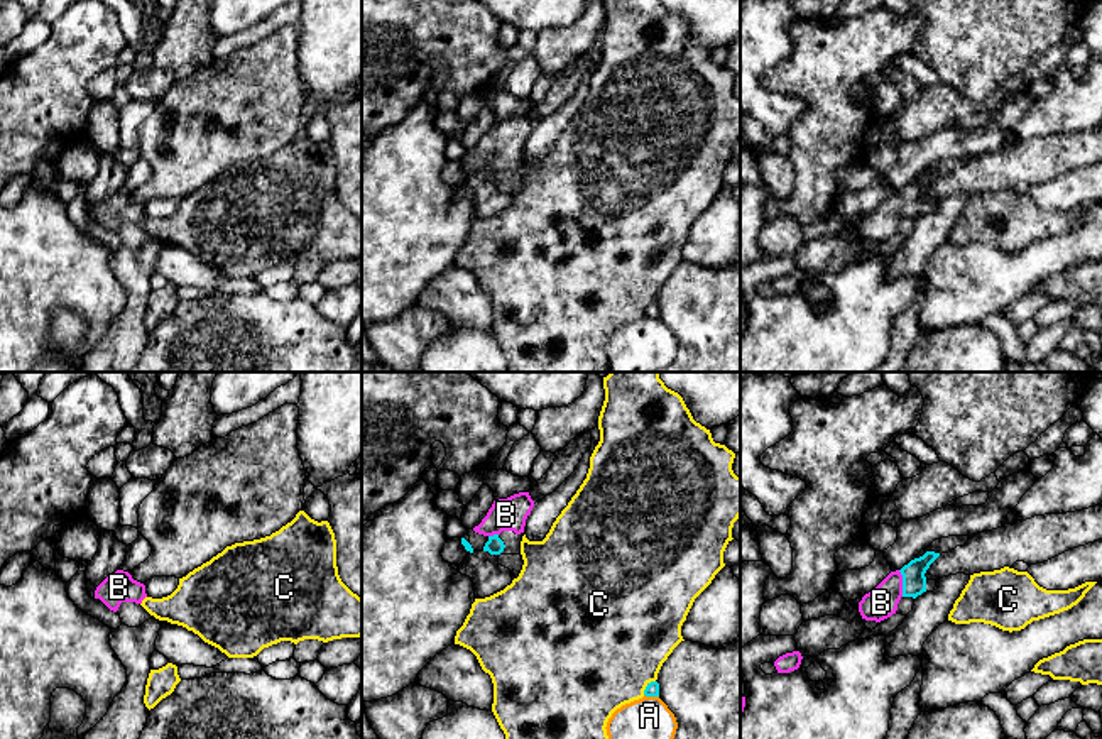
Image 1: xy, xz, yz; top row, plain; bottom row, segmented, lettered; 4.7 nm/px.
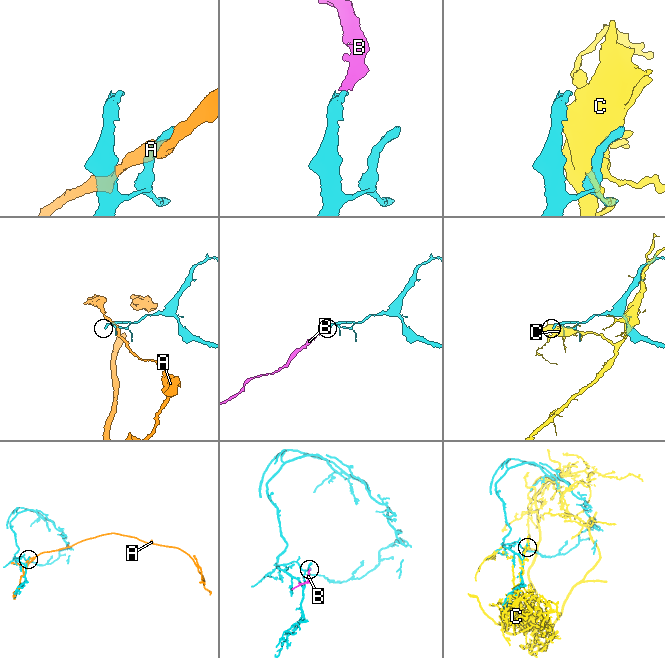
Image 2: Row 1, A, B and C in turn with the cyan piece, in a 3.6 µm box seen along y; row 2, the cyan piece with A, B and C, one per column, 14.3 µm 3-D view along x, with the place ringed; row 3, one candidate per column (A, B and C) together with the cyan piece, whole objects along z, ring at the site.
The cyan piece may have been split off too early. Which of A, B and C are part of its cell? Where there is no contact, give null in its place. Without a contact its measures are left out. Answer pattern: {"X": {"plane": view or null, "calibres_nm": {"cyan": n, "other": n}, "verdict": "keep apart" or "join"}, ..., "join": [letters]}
{"A": {"plane": "xz", "calibres_nm": {"cyan": 60, "other": 200}, "verdict": "keep apart"}, "B": {"plane": "yz", "calibres_nm": {"cyan": 110, "other": 160}, "verdict": "join"}, "C": {"plane": "xz", "calibres_nm": {"cyan": 60, "other": 500}, "verdict": "keep apart"}, "join": ["B"]}

